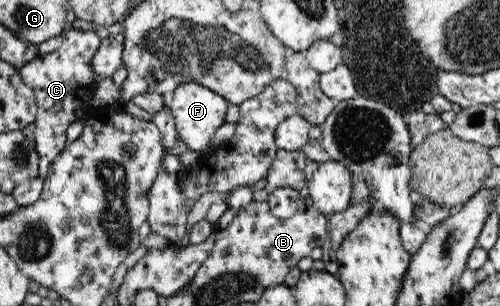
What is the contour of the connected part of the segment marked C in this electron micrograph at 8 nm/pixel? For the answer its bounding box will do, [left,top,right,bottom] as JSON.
[19,26,101,180]

